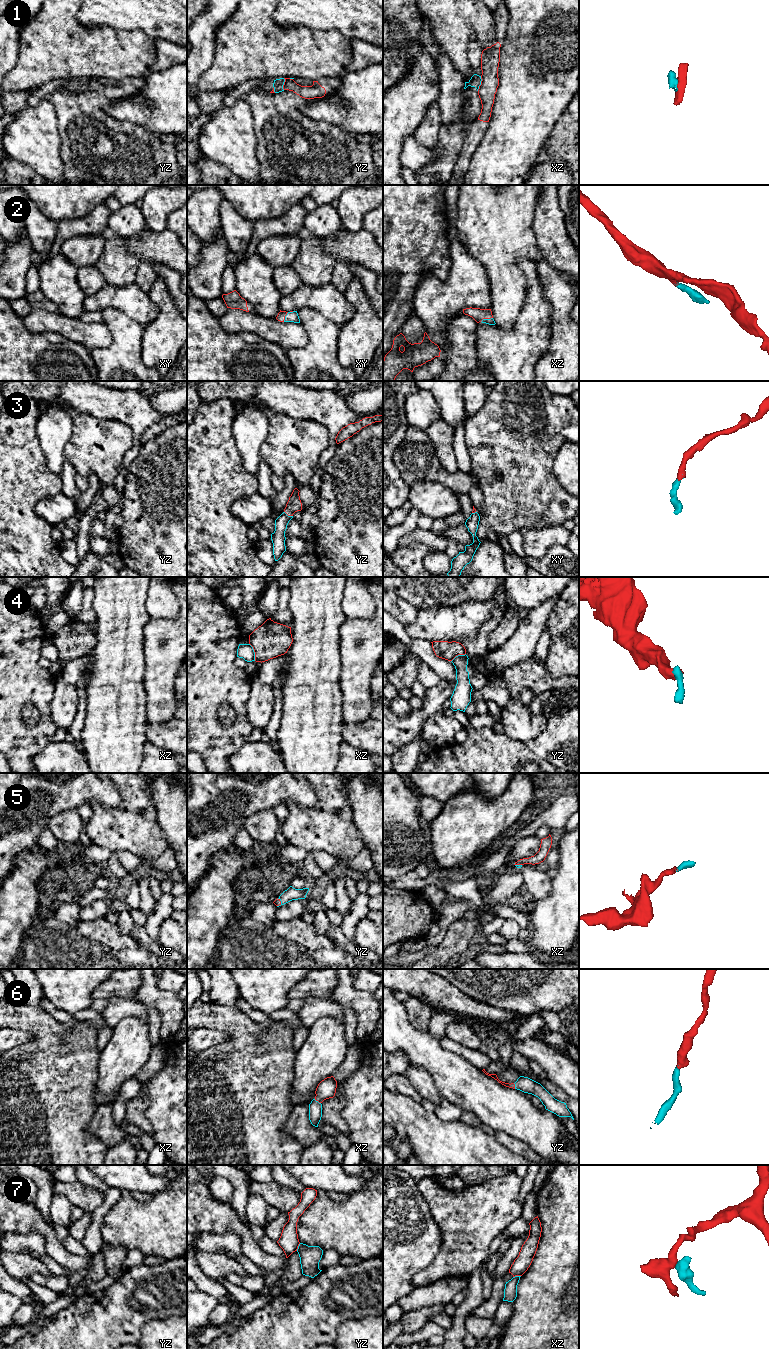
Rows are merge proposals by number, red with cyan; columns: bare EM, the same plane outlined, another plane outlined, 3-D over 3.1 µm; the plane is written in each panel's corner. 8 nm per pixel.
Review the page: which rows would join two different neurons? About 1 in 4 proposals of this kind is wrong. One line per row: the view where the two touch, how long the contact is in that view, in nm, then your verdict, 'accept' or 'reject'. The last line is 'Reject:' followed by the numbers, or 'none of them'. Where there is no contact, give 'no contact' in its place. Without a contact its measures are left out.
1: xz | 120 nm | reject
2: xz | 110 nm | accept
3: yz | 80 nm | accept
4: xz | 150 nm | reject
5: yz | 70 nm | accept
6: xz | 70 nm | accept
7: yz | 70 nm | reject
Reject: 1, 4, 7

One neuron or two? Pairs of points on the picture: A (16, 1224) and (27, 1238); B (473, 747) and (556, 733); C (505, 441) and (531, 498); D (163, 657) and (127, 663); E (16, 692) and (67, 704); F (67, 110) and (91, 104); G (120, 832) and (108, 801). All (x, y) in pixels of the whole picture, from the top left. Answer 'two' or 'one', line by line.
A: two
B: one
C: one
D: two
E: two
F: one
G: two

